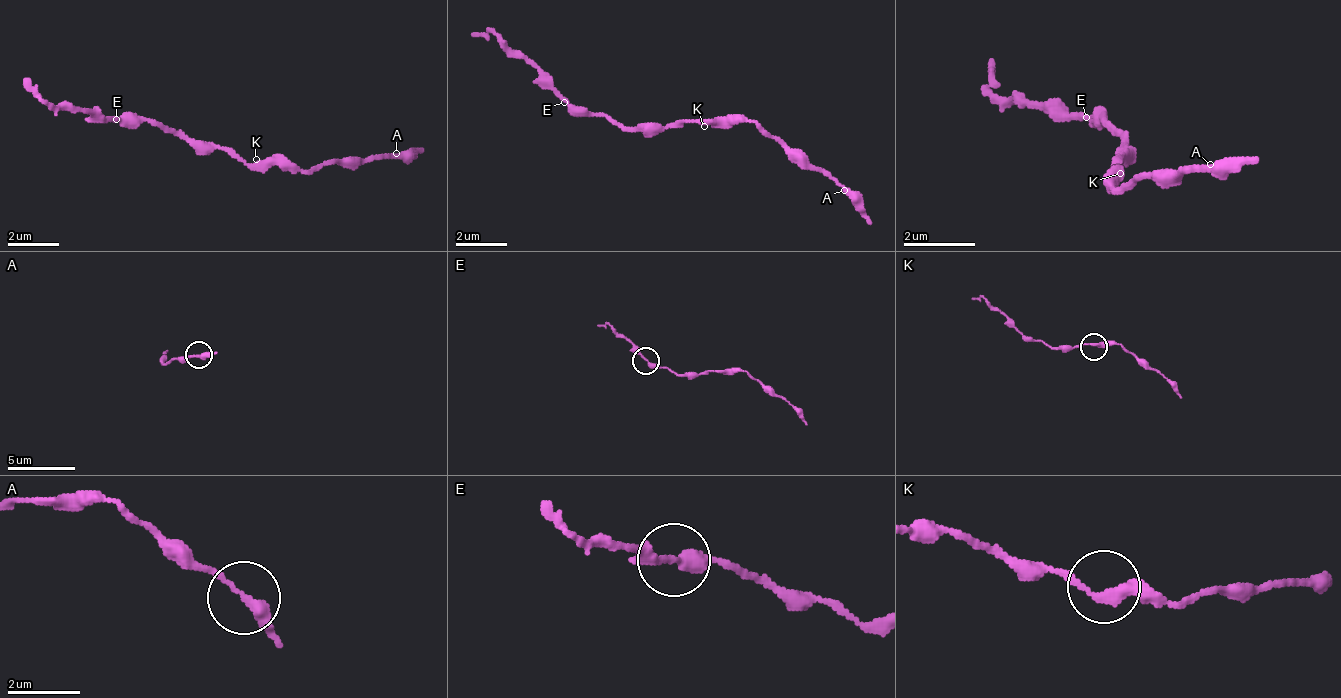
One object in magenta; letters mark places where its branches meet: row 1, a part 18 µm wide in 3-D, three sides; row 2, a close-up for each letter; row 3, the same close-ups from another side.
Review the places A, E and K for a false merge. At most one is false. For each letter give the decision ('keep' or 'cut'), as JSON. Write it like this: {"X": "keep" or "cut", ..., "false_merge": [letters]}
{"A": "keep", "E": "keep", "K": "keep", "false_merge": []}

